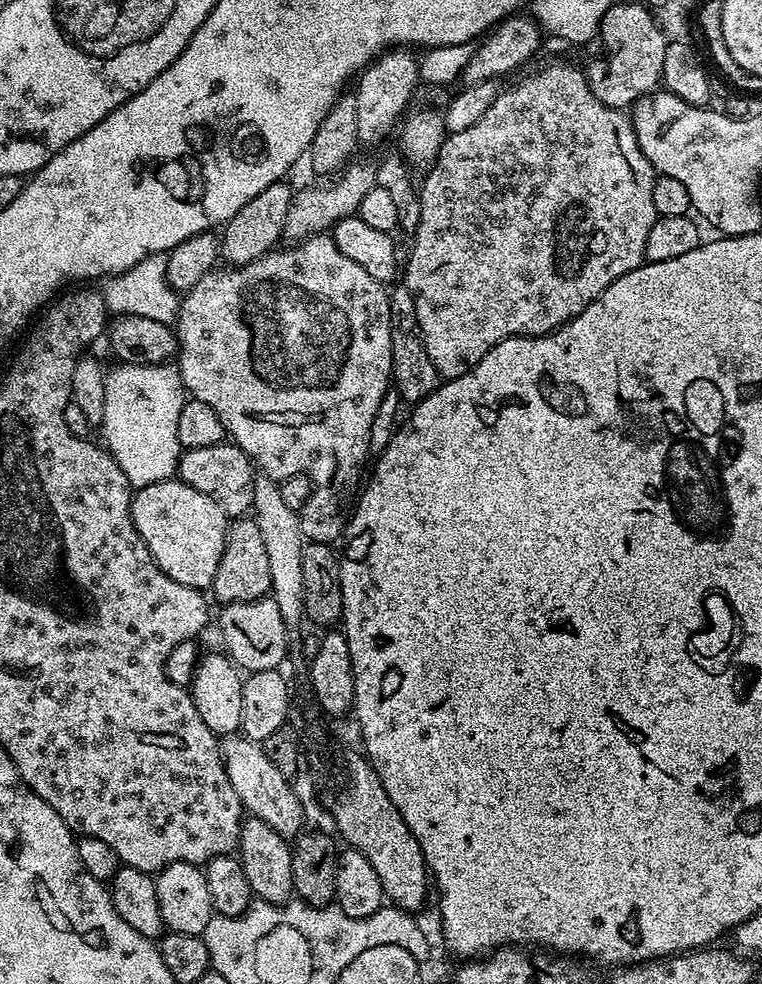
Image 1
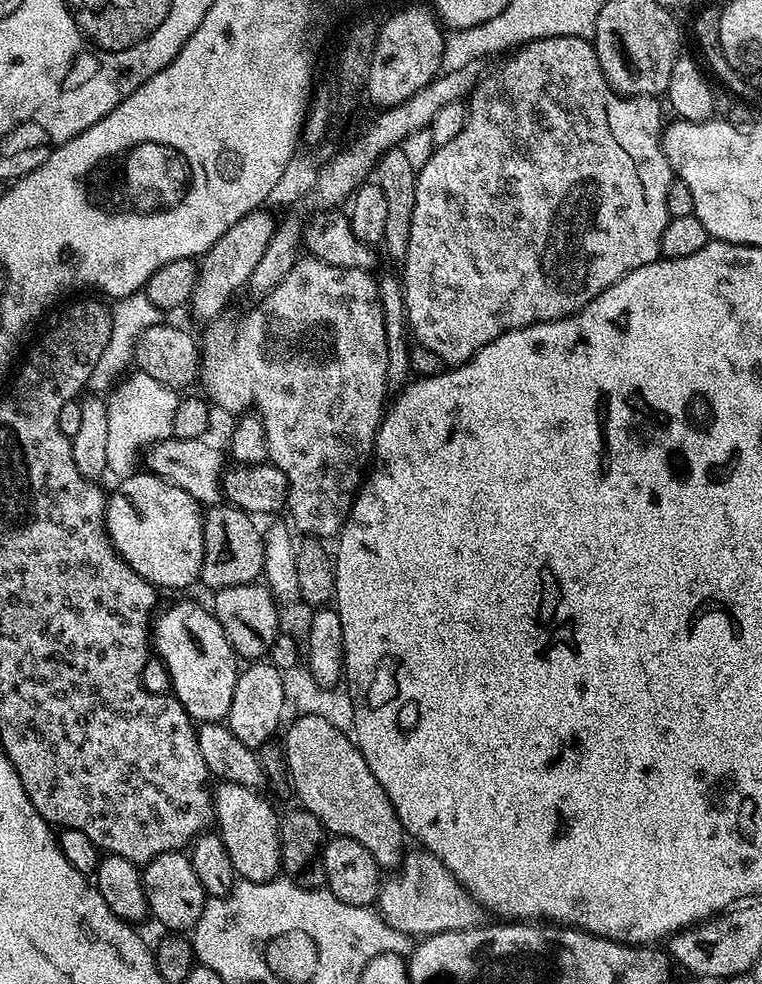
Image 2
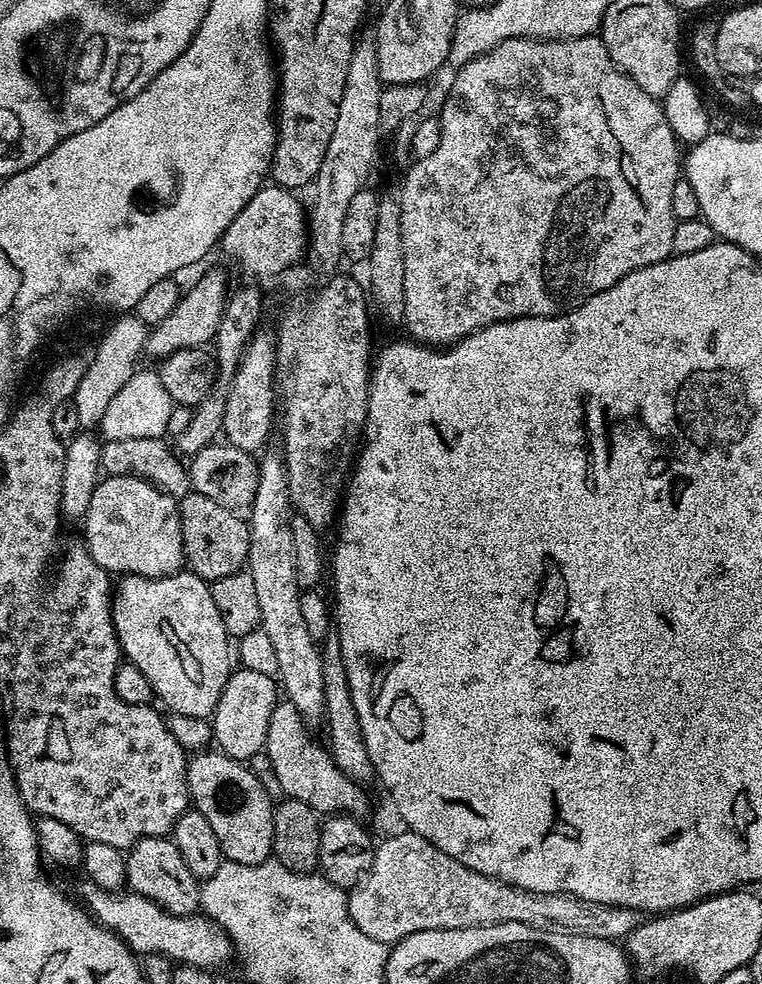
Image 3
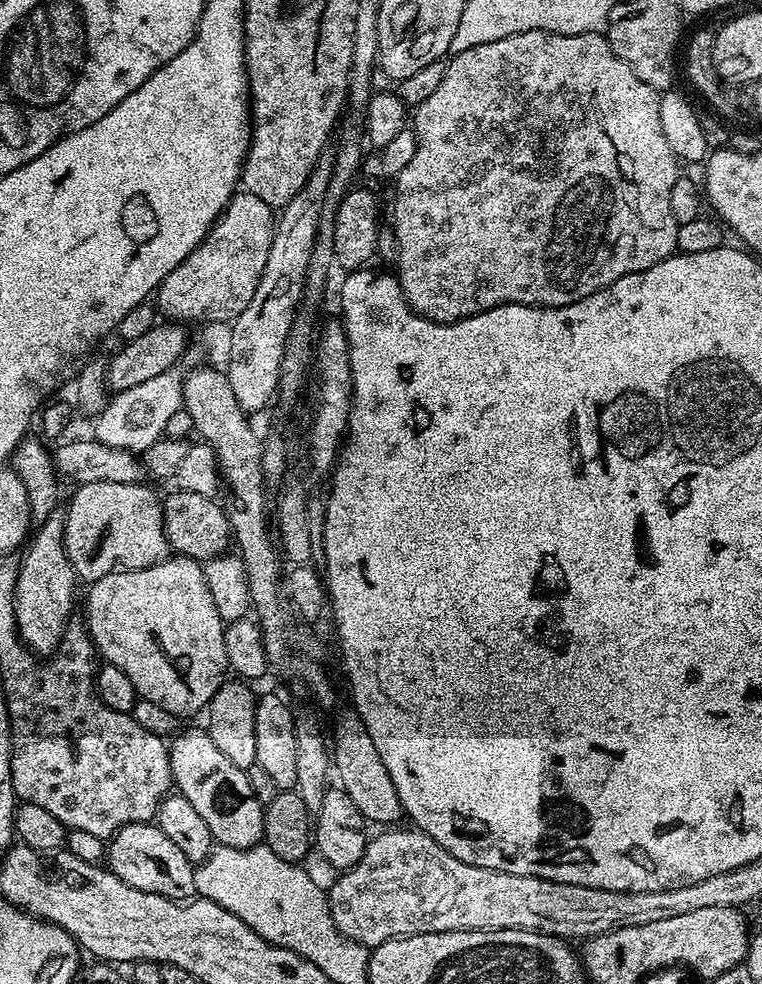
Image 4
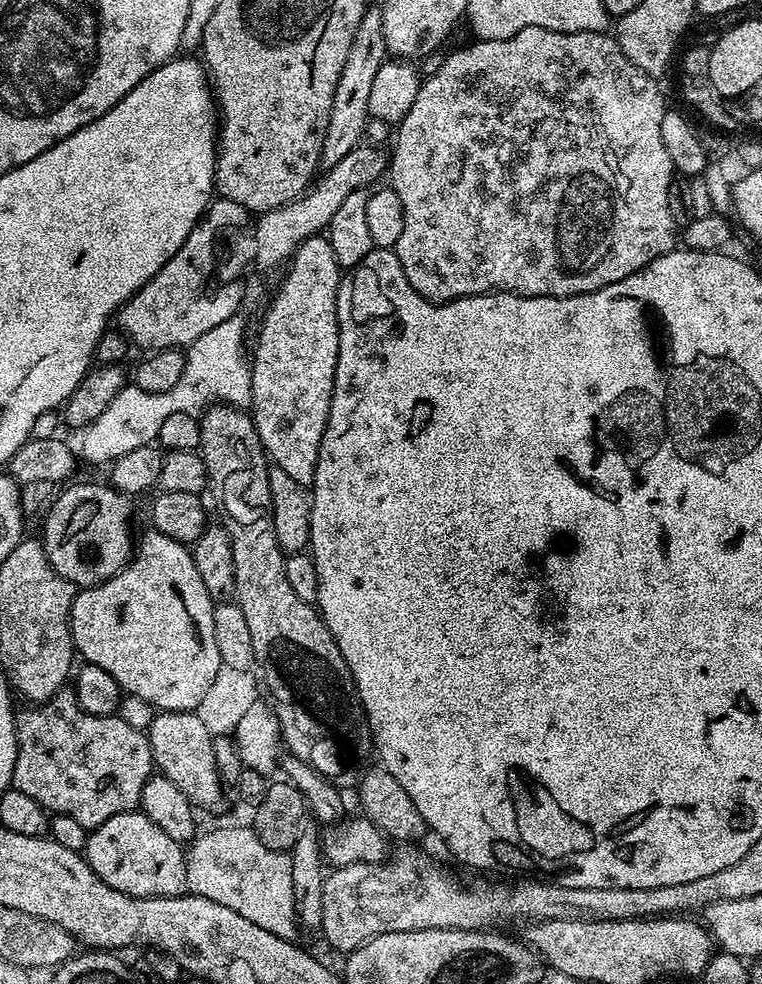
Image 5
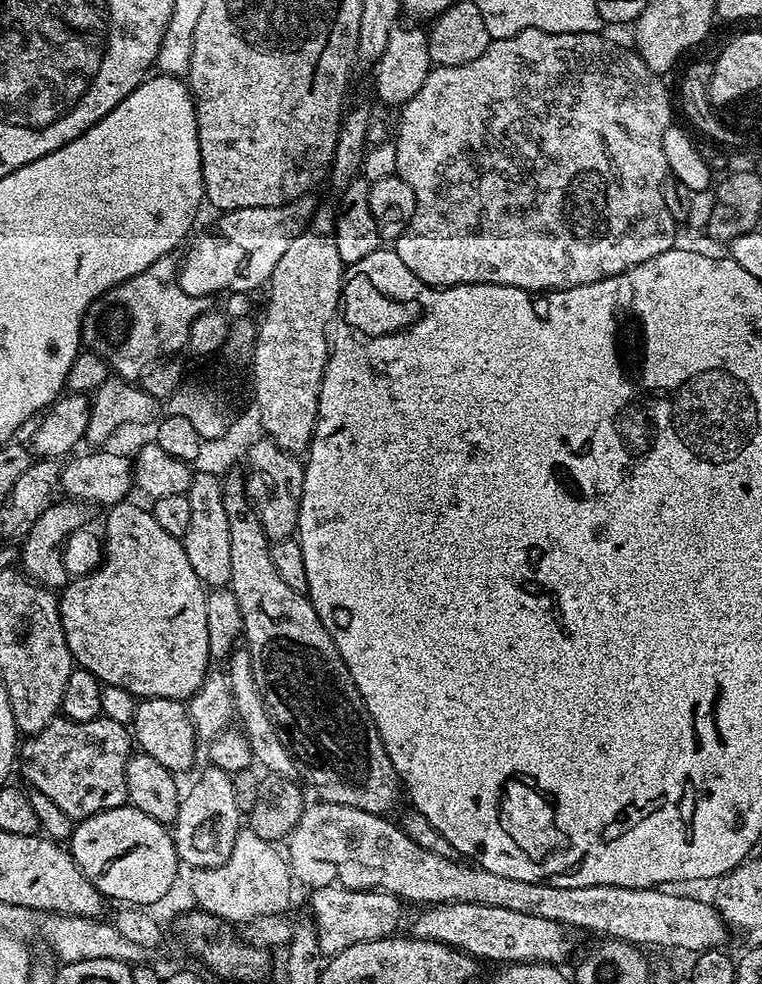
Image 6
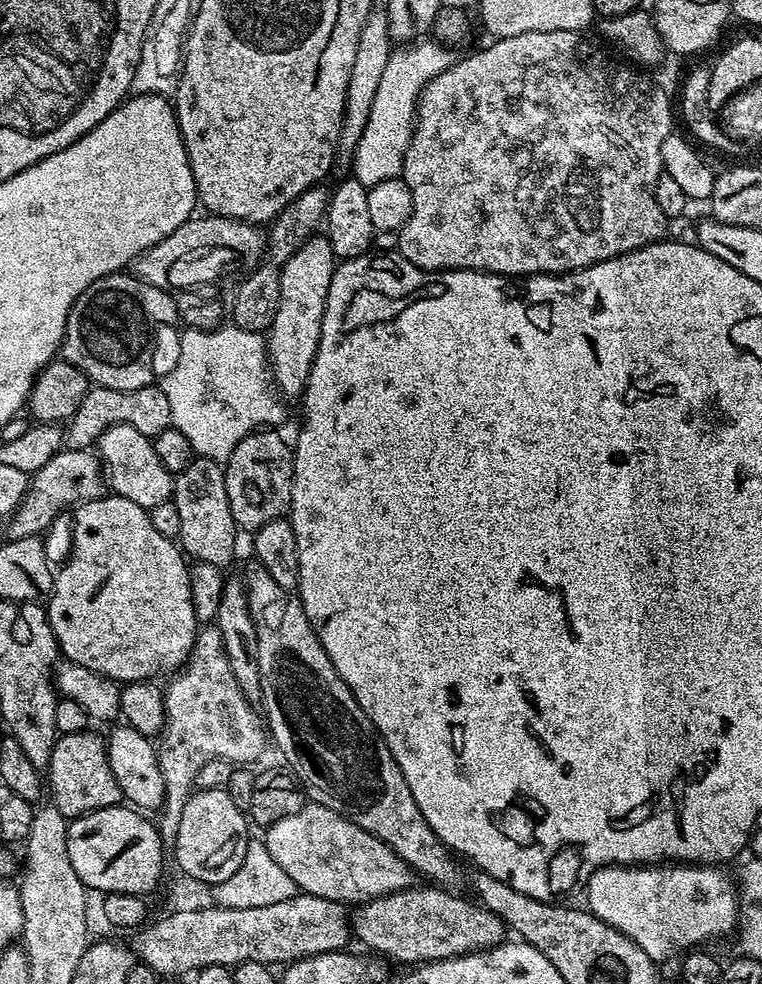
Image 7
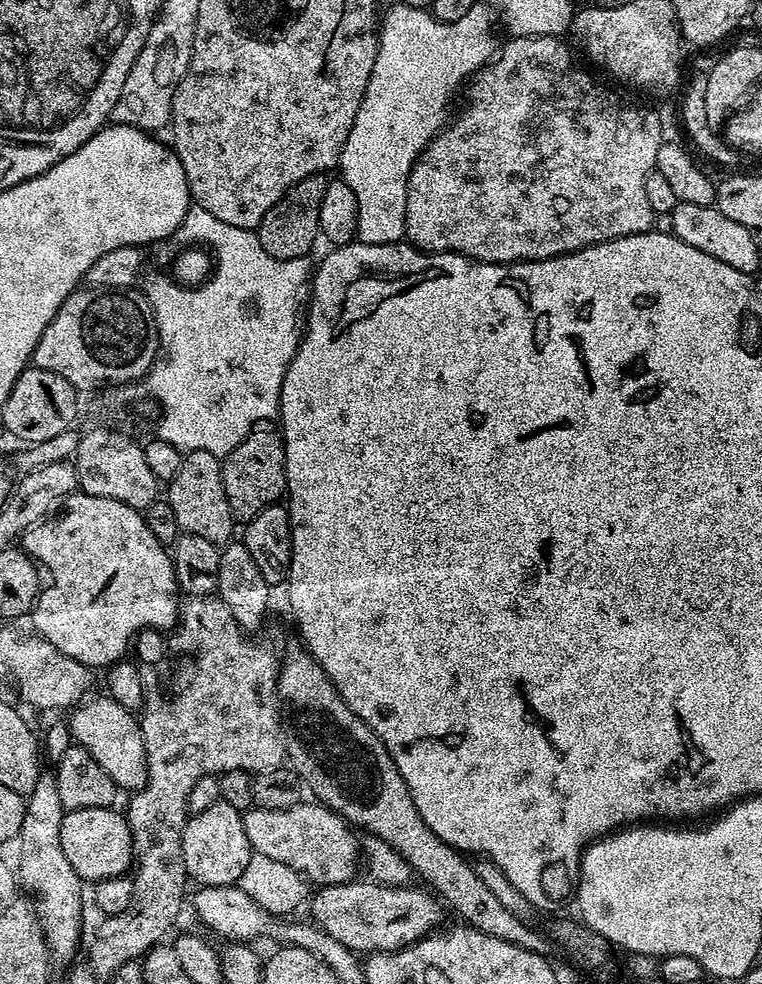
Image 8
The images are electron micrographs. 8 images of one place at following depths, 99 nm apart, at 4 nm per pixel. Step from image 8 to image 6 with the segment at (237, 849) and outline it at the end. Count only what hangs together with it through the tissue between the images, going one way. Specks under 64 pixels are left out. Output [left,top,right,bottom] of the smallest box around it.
[171,767,242,869]

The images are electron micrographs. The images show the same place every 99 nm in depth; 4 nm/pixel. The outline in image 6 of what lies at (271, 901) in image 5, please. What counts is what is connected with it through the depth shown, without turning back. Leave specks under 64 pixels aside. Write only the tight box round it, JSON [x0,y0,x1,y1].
[191,827,294,926]

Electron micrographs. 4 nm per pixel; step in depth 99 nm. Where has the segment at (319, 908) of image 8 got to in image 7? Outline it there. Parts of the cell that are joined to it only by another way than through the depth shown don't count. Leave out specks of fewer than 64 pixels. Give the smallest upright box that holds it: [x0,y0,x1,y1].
[350,886,506,964]

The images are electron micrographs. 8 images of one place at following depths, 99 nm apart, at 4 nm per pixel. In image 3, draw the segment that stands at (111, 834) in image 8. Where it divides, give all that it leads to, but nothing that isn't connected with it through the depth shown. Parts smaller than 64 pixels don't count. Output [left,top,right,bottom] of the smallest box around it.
[126,836,201,916]

